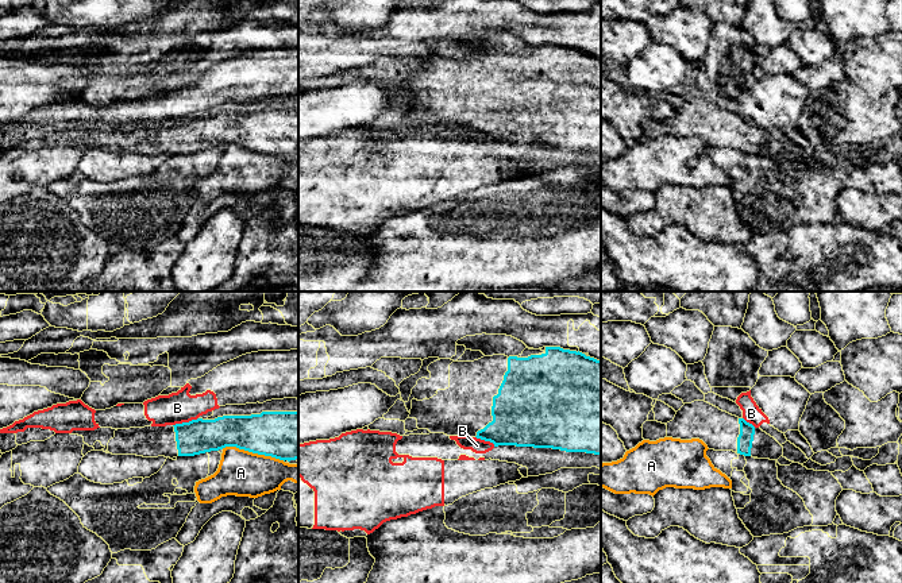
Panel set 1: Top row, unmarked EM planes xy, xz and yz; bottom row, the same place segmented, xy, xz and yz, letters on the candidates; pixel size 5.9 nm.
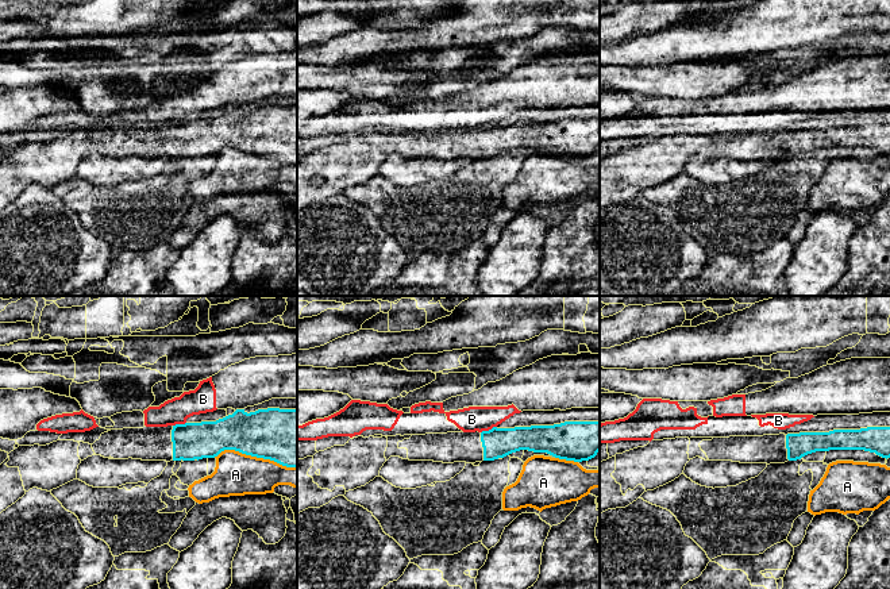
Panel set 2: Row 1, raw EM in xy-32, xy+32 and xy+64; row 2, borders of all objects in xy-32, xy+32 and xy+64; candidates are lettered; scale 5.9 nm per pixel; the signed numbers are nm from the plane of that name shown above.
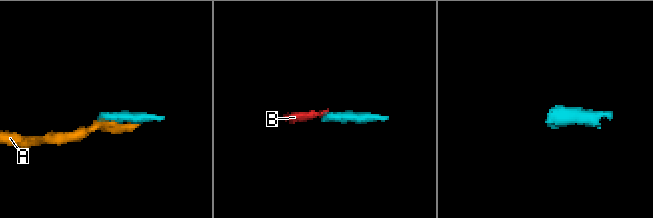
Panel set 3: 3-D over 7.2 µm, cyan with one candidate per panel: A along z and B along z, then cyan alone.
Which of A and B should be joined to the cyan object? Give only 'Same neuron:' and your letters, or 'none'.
Same neuron: none

